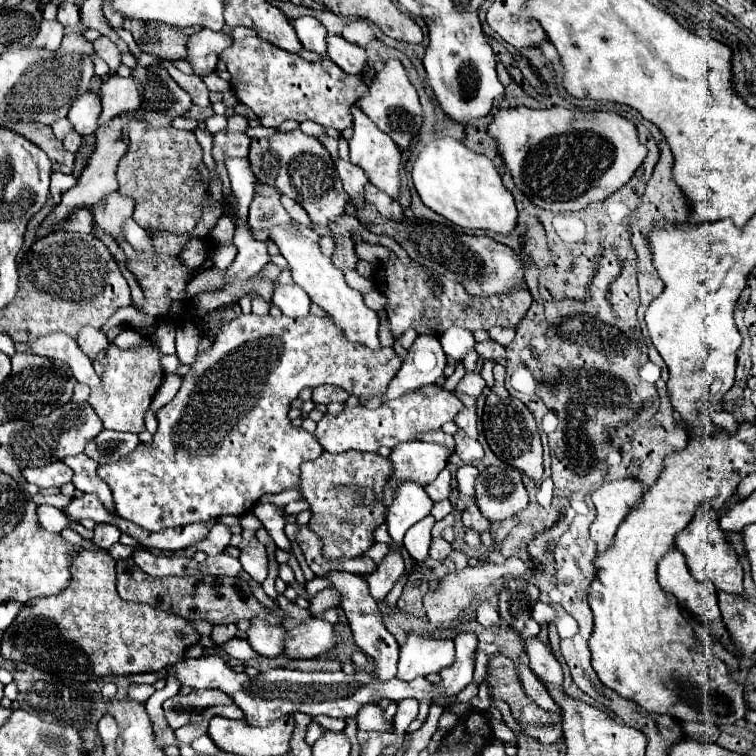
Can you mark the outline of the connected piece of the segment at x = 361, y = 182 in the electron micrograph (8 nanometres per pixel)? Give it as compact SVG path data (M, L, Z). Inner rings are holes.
M337 159L337 171L339 171L339 177L343 179L343 189L345 193L355 201L357 197L363 197L365 193L365 185L369 183L367 175L363 173L363 169L359 169L357 165L353 165L351 161L341 161Z

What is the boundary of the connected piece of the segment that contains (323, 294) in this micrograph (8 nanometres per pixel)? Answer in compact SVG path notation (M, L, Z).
M291 223L289 225L273 225L269 229L269 237L277 243L277 247L281 249L281 255L289 261L293 281L309 295L311 303L319 305L333 319L333 323L341 329L345 339L359 343L359 345L365 345L369 349L379 349L381 343L377 339L377 327L379 327L377 313L365 305L363 295L359 291L351 289L345 283L343 273L331 263L329 257L325 257L321 253L319 245L311 239L301 237L297 231L293 231Z

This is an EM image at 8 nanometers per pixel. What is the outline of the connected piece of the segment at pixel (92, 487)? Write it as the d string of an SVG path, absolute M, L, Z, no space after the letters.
M85 453L81 455L75 455L75 457L67 457L63 459L73 471L73 485L83 491L83 493L93 493L99 497L99 501L105 505L105 509L109 513L115 515L115 503L113 503L113 495L111 495L111 489L109 485L97 475L97 467L99 463L91 461Z

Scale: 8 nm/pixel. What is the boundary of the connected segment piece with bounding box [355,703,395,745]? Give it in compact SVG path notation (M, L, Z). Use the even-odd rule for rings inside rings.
M367 703L365 707L359 709L359 715L355 717L357 719L357 727L359 727L359 743L363 745L367 733L387 733L391 735L395 731L395 725L393 721L387 721L383 717L383 709L379 703Z

